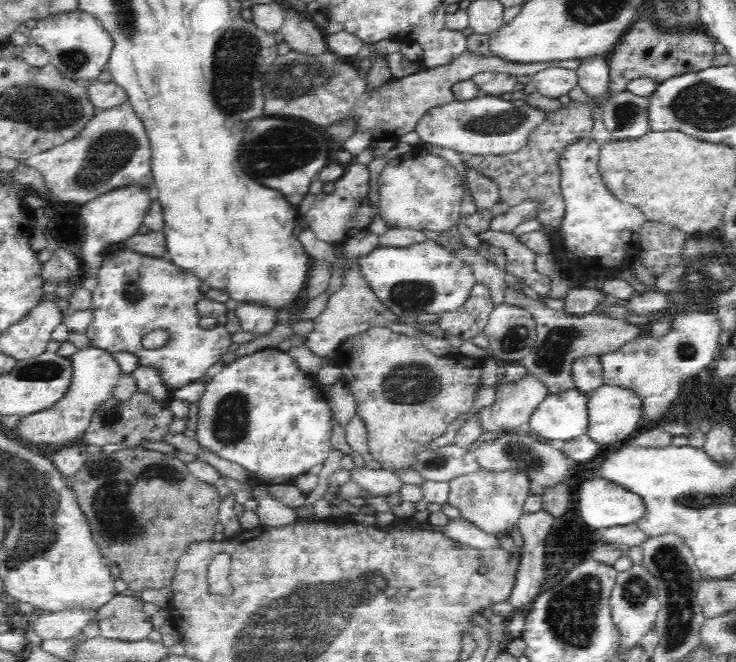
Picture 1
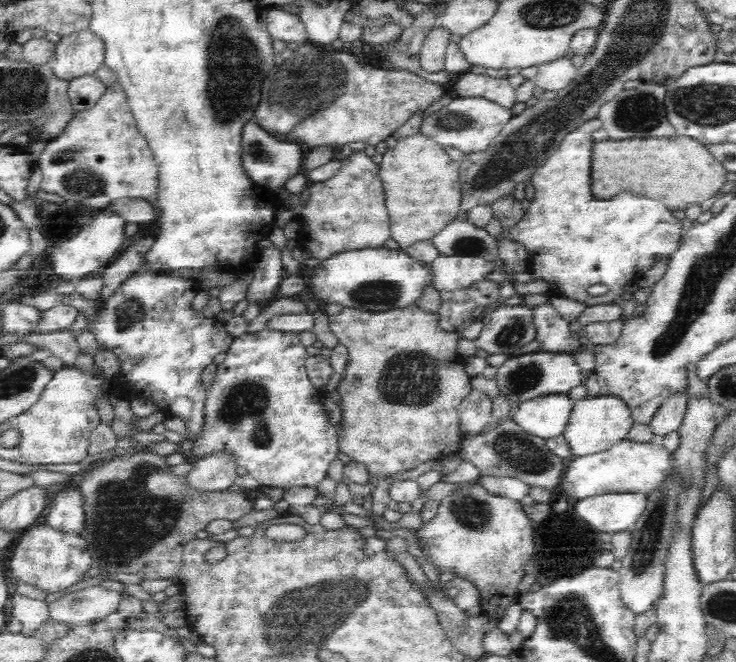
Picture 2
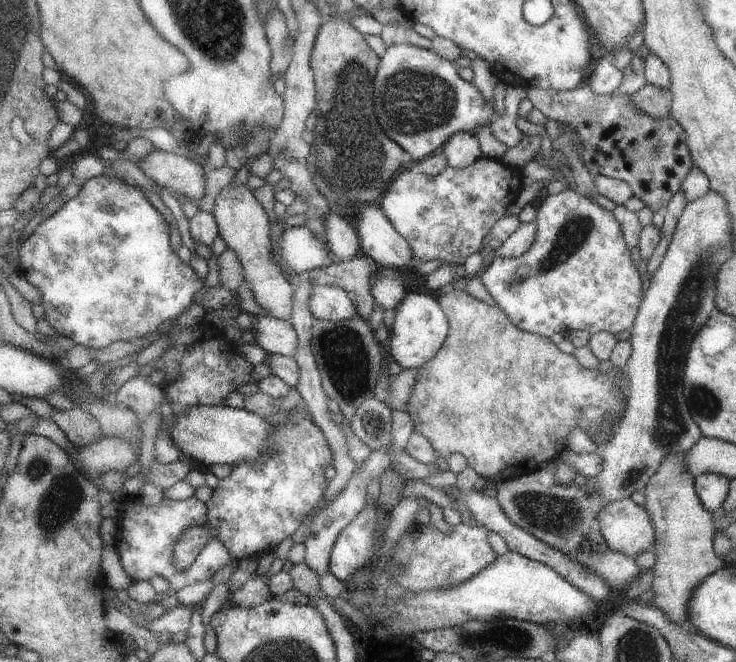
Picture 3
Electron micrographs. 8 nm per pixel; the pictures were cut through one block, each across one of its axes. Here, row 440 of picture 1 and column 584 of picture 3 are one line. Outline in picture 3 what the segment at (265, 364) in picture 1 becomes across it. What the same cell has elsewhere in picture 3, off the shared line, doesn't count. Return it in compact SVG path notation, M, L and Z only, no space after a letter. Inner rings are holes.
M566 188L557 192L557 194L544 194L540 197L539 202L535 205L535 224L537 232L531 246L516 257L497 257L486 266L483 272L478 272L477 276L481 280L481 284L485 286L487 292L491 295L491 298L495 301L503 314L509 319L509 322L516 326L519 330L527 331L528 333L535 333L536 335L549 339L554 332L562 332L568 334L571 330L587 330L589 334L594 332L605 331L609 334L615 335L617 332L628 329L635 318L635 313L638 309L638 304L642 299L641 296L641 284L639 284L639 277L637 276L637 270L629 258L629 249L623 242L621 231L617 221L613 218L613 215L600 208L593 200L589 200L587 197L577 194L574 190Z

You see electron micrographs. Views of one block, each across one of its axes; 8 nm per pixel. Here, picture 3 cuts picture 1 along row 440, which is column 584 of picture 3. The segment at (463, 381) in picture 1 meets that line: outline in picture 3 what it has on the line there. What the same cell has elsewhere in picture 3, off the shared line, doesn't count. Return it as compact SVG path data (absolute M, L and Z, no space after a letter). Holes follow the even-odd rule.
M452 289L445 294L439 294L437 302L448 324L446 337L441 343L439 350L417 369L415 382L413 383L409 398L406 402L406 410L403 410L406 411L411 419L412 430L417 434L423 435L423 438L431 445L436 458L438 457L445 461L450 454L457 452L457 454L461 454L461 456L465 458L468 470L475 471L479 477L484 477L490 482L497 483L500 480L509 479L512 476L519 476L521 473L534 471L535 468L541 466L543 463L553 462L553 460L565 450L565 436L569 430L573 430L573 428L581 428L592 442L595 442L597 446L601 447L601 444L605 444L607 441L598 440L598 434L601 431L604 432L604 428L601 429L598 424L611 421L612 428L608 431L611 438L625 406L625 397L620 394L620 387L616 384L618 376L623 373L621 370L617 367L612 367L611 370L607 370L607 372L599 372L597 369L588 370L581 367L572 354L568 355L559 351L559 349L551 343L550 339L536 335L535 333L519 330L509 322L509 319L497 305L488 306L485 302L479 302L473 299L460 289Z

